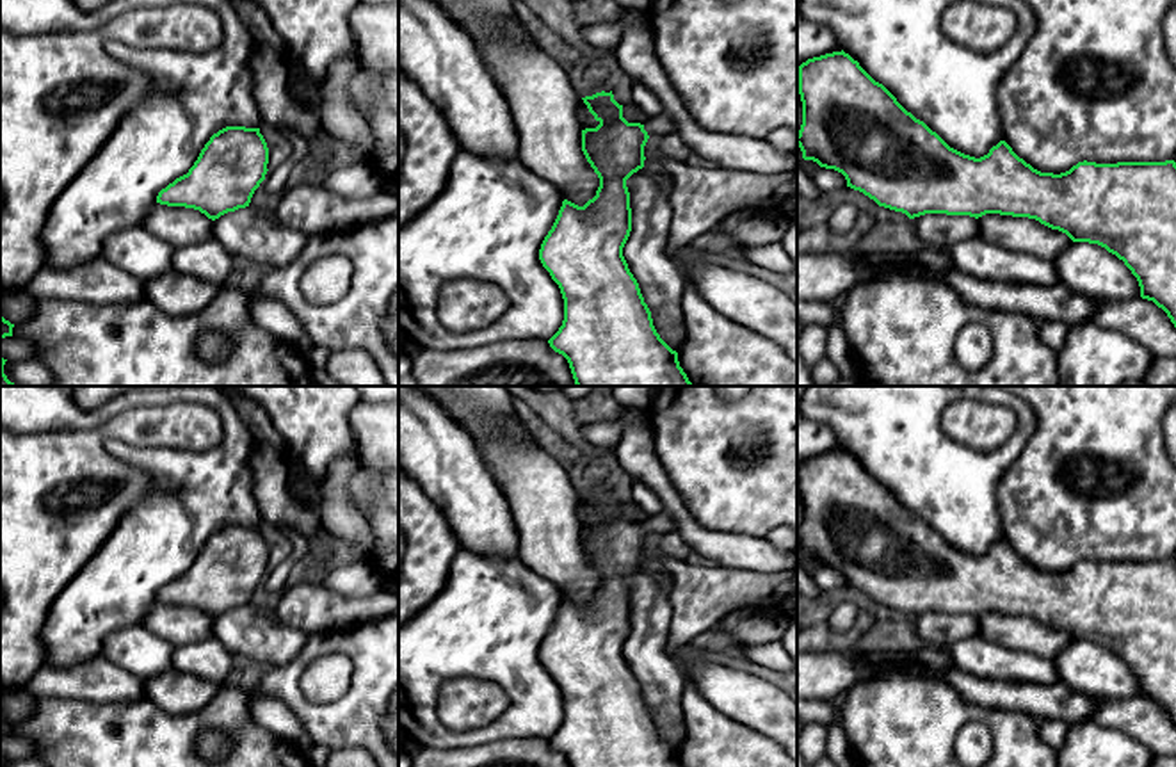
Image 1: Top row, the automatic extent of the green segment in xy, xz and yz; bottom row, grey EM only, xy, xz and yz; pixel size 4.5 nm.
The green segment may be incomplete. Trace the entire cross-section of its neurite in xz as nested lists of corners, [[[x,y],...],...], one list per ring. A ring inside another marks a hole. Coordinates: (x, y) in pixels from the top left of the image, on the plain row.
[[[612,489],[582,498],[600,521],[596,527],[582,529],[582,550],[598,573],[600,585],[584,605],[562,600],[539,648],[539,658],[559,683],[564,698],[562,724],[548,742],[568,758],[569,767],[681,767],[678,751],[656,731],[639,682],[623,655],[632,630],[626,578],[644,566],[648,537],[676,532],[676,521],[664,511],[649,516],[644,523],[628,521],[623,516],[623,504],[614,498]]]

